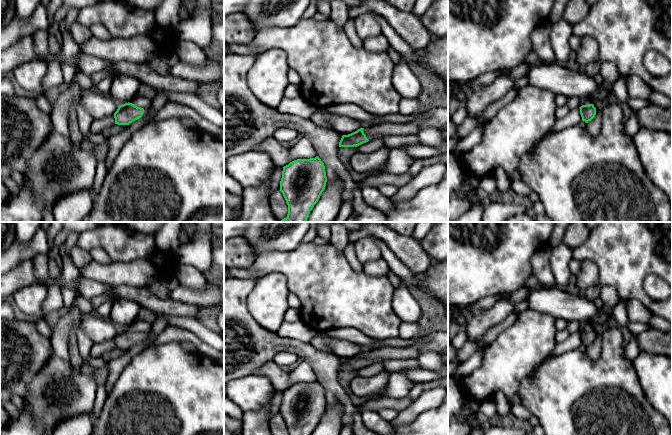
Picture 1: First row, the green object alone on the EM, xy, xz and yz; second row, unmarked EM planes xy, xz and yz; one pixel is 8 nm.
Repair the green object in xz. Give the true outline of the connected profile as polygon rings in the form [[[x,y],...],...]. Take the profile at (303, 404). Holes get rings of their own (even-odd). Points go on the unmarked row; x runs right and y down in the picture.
[[[316,380],[297,383],[283,391],[280,405],[288,435],[311,435],[327,406],[324,387]]]

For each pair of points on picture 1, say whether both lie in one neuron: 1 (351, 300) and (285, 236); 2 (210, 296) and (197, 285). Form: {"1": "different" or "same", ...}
{"1": "different", "2": "different"}

